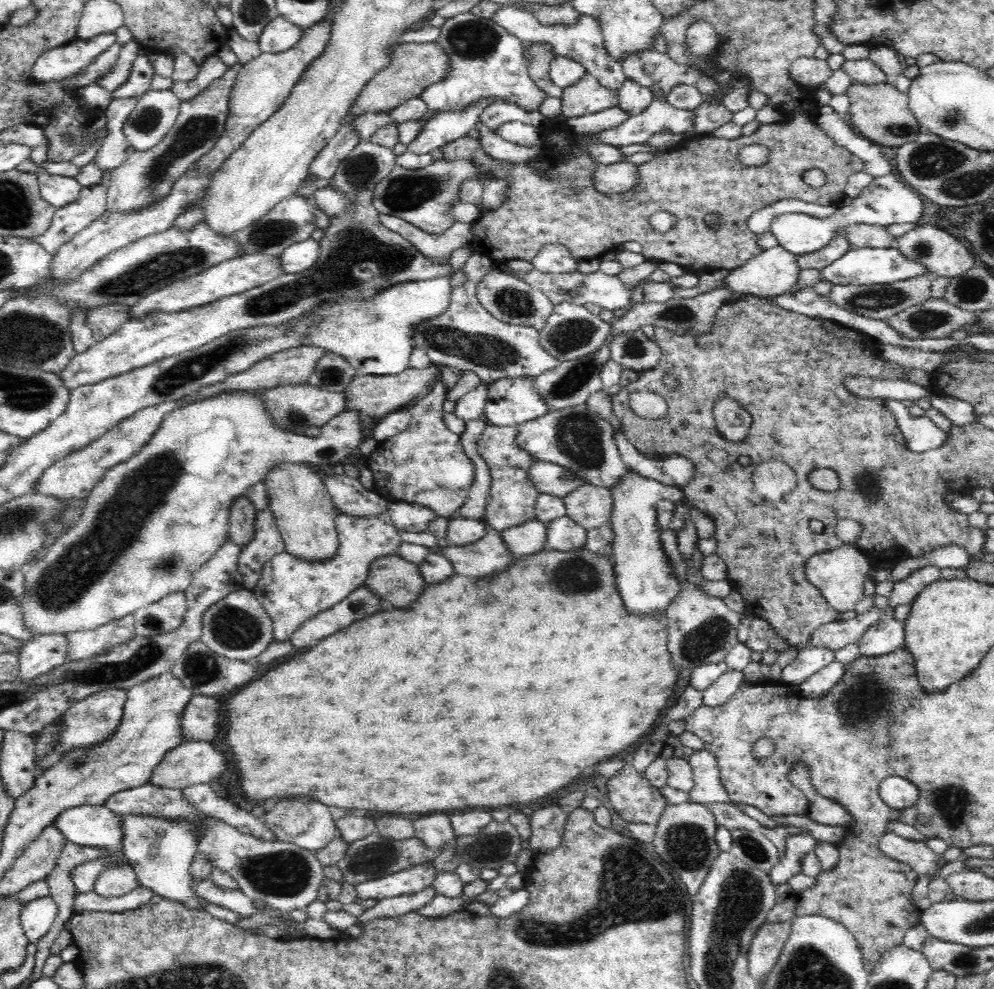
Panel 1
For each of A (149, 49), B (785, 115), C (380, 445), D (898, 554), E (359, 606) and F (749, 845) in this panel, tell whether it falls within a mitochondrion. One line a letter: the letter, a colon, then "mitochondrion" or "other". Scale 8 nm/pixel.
A: other
B: other
C: other
D: other
E: mitochondrion
F: mitochondrion

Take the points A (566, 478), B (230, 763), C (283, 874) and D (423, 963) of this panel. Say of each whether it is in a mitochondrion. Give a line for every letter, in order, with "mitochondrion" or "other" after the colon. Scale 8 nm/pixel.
A: mitochondrion
B: other
C: mitochondrion
D: other

